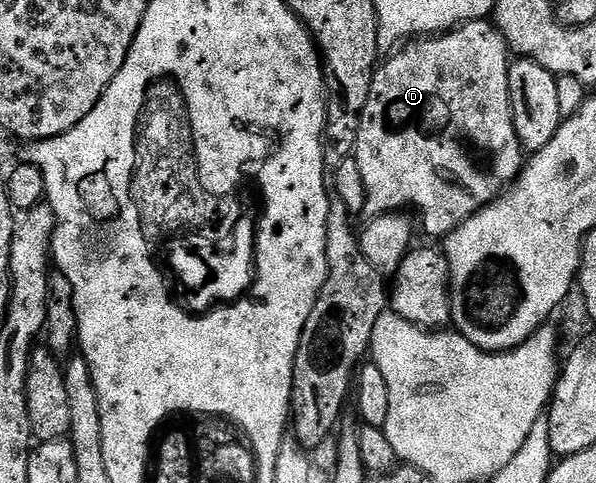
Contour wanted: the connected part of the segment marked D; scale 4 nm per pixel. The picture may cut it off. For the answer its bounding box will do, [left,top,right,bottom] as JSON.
[353,19,525,237]

